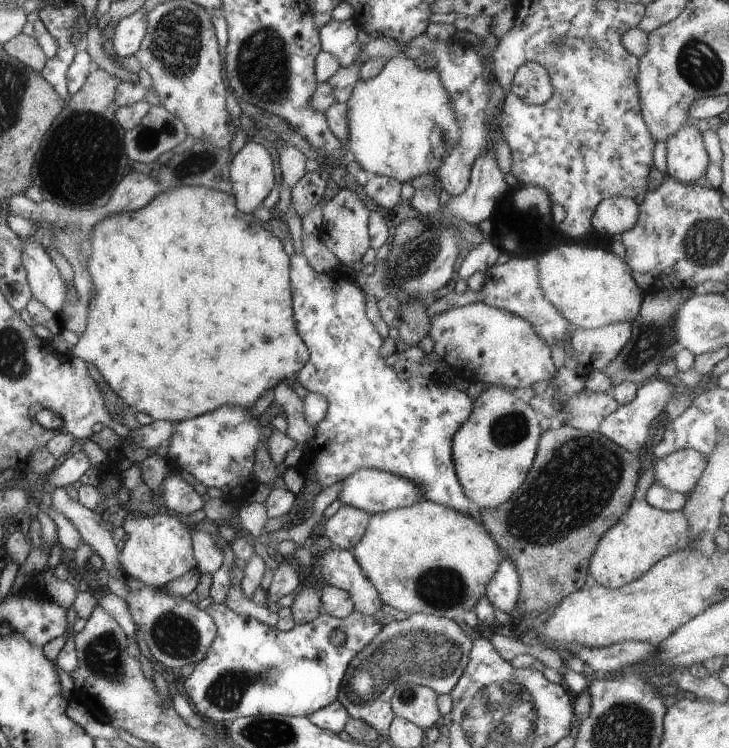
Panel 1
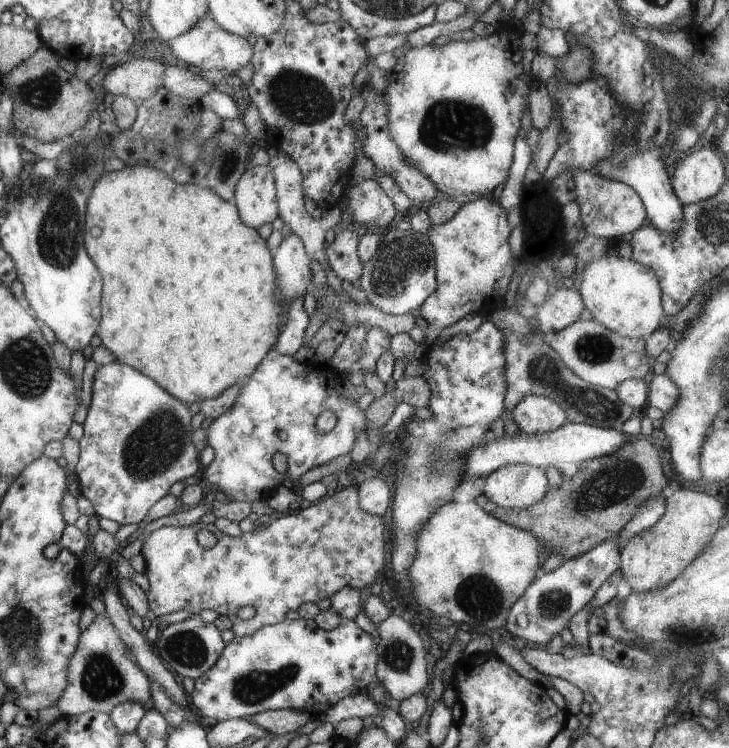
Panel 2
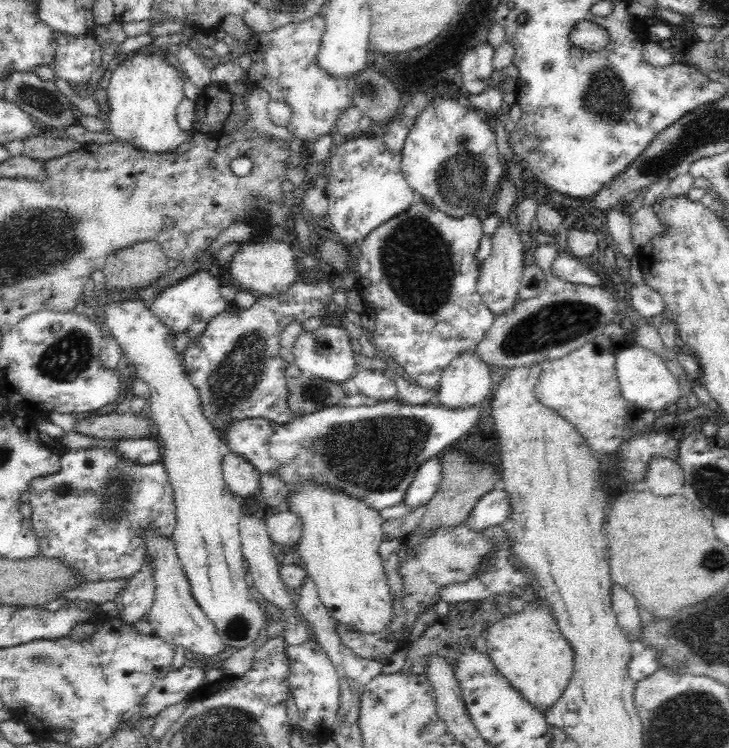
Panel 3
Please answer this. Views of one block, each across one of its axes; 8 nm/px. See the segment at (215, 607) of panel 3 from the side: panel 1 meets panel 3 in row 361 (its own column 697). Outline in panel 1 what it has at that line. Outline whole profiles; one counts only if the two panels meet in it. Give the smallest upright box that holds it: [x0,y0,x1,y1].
[665,124,708,183]

